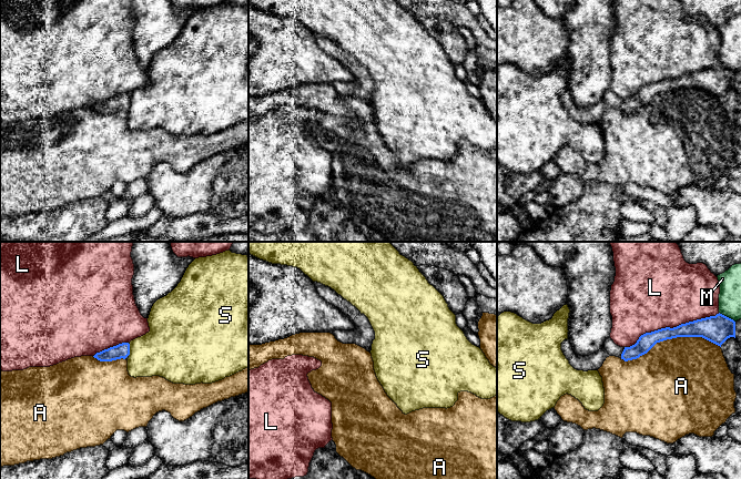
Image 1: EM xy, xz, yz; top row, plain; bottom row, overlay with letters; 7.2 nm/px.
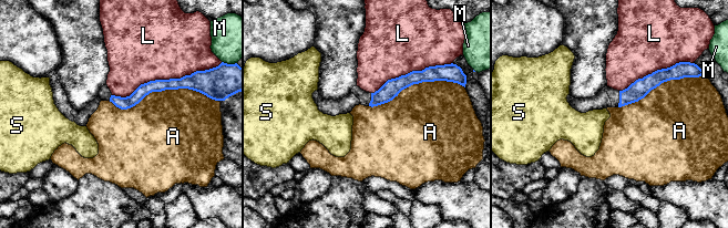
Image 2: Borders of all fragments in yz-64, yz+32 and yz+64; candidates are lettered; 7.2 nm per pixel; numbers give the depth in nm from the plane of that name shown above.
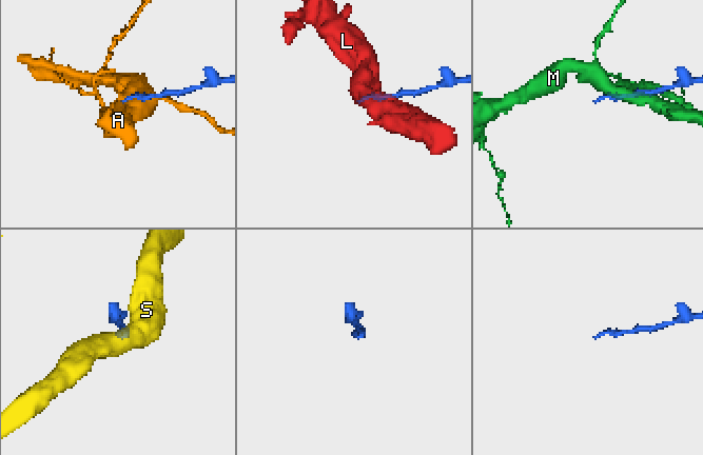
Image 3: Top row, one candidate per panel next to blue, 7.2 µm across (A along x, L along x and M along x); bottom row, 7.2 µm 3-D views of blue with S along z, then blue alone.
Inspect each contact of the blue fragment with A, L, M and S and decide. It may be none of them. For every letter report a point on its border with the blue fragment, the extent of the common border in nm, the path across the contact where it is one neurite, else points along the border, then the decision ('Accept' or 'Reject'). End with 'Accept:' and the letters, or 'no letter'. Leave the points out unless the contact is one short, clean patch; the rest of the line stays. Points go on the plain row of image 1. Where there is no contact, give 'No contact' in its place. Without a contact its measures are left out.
A: Touches blue at yz (670, 90). Shared border 750 nm. Reject
L: Touches blue at yz (671, 80). Shared border 750 nm. Reject
M: Touches blue at yz (726, 68). Shared border 140 nm. Boundary: yz (719, 63), (734, 73). Reject
S: Touches blue at xy (129, 101). Shared border 90 nm. Reject
Accept: no letter

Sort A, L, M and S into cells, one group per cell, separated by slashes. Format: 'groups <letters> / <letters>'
groups A / L / M / S

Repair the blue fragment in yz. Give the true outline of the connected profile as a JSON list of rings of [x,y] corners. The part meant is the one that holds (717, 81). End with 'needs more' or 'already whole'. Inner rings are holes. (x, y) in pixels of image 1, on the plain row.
[[[719,64],[673,80],[666,79],[646,84],[630,99],[620,99],[608,90],[598,103],[589,108],[580,108],[573,103],[569,91],[565,91],[561,94],[561,102],[575,121],[598,122],[609,108],[619,109],[625,113],[637,111],[647,105],[657,94],[677,89],[702,89],[721,99],[728,90],[735,90],[735,73]]]; needs more

